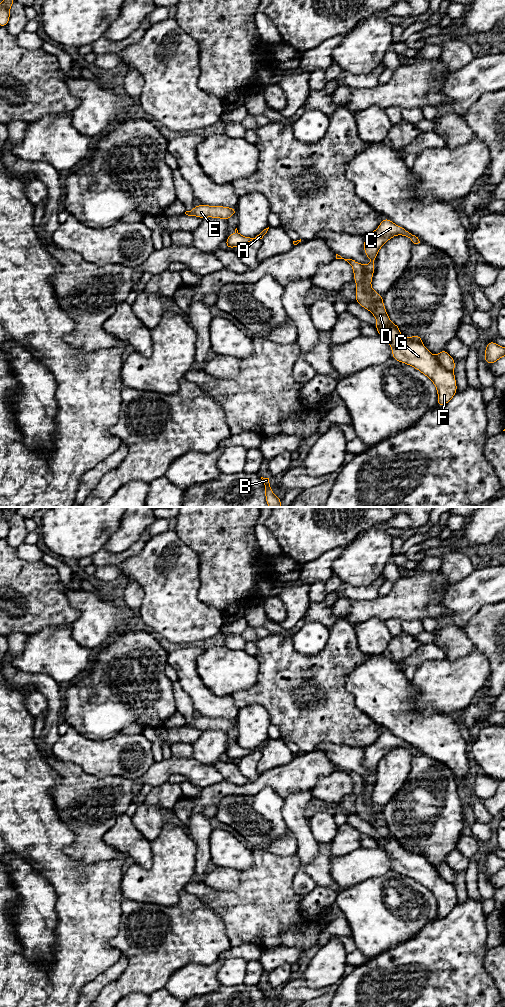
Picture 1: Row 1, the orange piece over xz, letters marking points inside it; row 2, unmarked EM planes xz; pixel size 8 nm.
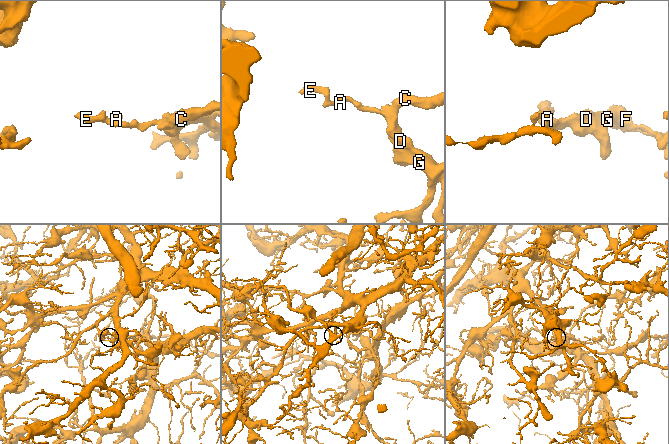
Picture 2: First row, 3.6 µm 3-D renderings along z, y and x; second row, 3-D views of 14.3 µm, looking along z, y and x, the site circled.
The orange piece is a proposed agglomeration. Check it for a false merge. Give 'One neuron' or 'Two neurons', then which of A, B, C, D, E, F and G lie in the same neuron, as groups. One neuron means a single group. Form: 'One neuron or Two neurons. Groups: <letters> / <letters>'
Two neurons. Groups: A B E / C D F G

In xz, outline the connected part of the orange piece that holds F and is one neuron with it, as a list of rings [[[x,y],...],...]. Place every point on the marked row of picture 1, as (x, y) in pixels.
[[[383,218],[375,231],[365,235],[364,253],[372,260],[369,265],[363,265],[366,291],[369,297],[374,299],[374,306],[369,311],[377,319],[377,324],[374,327],[378,331],[379,336],[387,340],[392,348],[392,358],[414,367],[428,377],[437,389],[437,405],[441,407],[446,405],[457,393],[454,373],[445,369],[423,344],[409,341],[391,327],[389,316],[384,307],[383,297],[371,287],[378,251],[396,235],[405,236],[414,244],[420,243],[418,237],[403,227],[396,225],[388,218]]]

